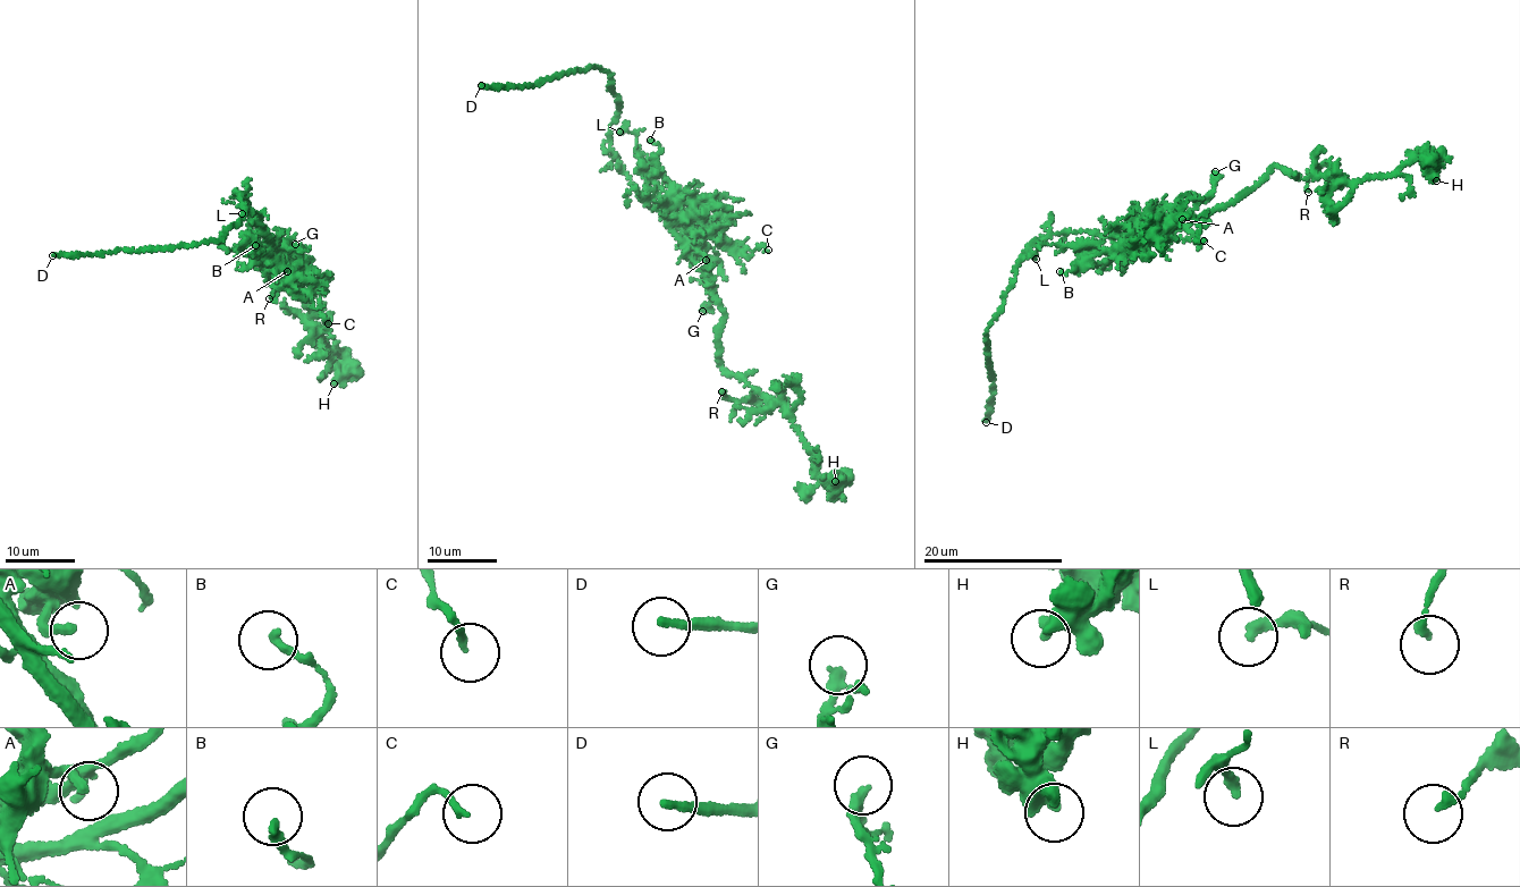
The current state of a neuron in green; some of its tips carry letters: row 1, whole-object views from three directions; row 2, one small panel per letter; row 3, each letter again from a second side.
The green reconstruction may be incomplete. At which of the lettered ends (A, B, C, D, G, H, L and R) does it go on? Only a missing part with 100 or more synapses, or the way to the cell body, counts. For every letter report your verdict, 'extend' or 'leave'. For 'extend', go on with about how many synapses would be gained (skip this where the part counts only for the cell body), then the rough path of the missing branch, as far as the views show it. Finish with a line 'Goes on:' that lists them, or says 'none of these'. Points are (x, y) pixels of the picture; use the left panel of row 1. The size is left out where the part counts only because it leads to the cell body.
A: leave
B: leave
C: leave
D: extend
G: leave
H: leave
L: leave
R: leave
Goes on: D

